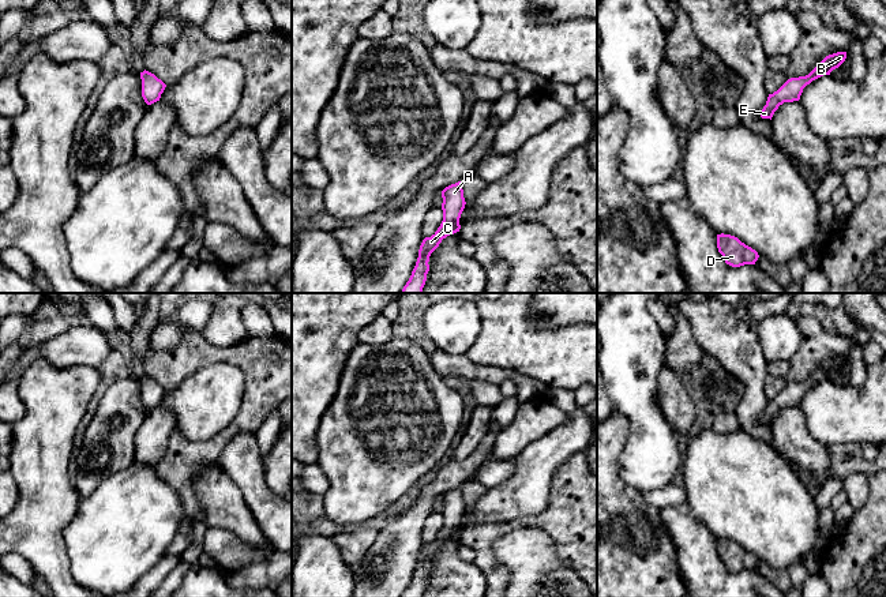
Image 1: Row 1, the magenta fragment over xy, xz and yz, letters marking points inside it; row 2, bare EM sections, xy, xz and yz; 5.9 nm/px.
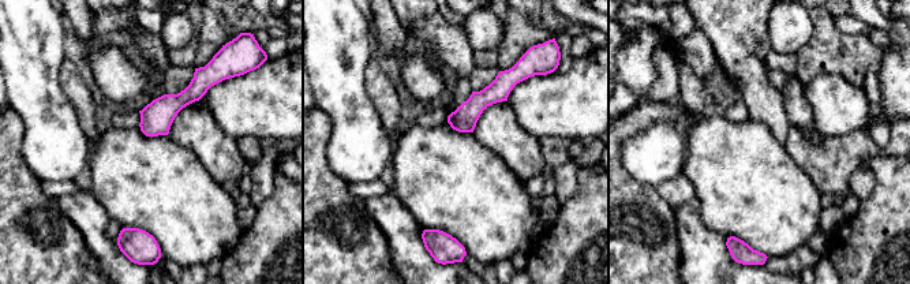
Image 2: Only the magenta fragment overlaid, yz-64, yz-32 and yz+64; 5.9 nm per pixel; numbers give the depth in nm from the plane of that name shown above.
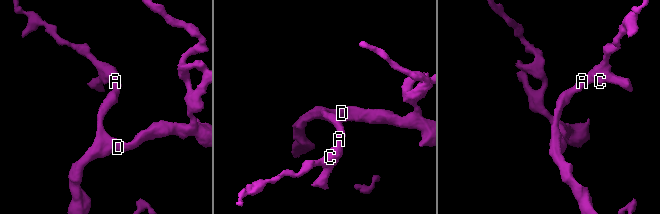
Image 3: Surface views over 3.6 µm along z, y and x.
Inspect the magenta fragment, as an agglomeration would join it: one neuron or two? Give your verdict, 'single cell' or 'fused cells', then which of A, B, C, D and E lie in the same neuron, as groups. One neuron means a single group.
single cell; A B C D E

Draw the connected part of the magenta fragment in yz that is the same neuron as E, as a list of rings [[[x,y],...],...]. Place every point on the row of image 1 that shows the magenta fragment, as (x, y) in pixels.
[[[846,52],[829,55],[808,75],[788,79],[777,91],[769,94],[766,105],[759,113],[761,117],[772,120],[780,105],[784,102],[799,101],[803,89],[807,85],[823,75],[830,75],[830,72],[838,68],[845,61],[845,59]]]

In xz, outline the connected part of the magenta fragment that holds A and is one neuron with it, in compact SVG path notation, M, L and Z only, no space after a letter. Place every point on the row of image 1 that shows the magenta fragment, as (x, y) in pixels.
M458 181L446 187L442 191L442 198L443 221L431 237L425 237L423 240L418 249L416 266L401 293L423 293L423 288L427 281L427 274L429 271L428 262L431 254L439 247L443 239L459 232L461 229L459 218L466 204L463 198L462 183Z

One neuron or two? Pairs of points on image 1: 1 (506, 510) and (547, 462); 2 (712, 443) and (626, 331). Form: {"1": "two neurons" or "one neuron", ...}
{"1": "one neuron", "2": "two neurons"}

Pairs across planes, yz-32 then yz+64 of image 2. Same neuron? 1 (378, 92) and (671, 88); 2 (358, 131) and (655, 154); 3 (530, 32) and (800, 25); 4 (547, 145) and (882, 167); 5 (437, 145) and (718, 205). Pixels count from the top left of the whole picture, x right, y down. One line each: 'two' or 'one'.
1: two
2: one
3: two
4: two
5: one

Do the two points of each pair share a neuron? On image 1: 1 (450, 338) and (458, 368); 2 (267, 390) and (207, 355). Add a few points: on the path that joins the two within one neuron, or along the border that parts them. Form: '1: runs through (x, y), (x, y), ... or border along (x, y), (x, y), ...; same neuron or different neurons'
1: border along (436, 348), (449, 353), (465, 355); different neurons
2: runs through (256, 374), (237, 355), (224, 355); same neuron

